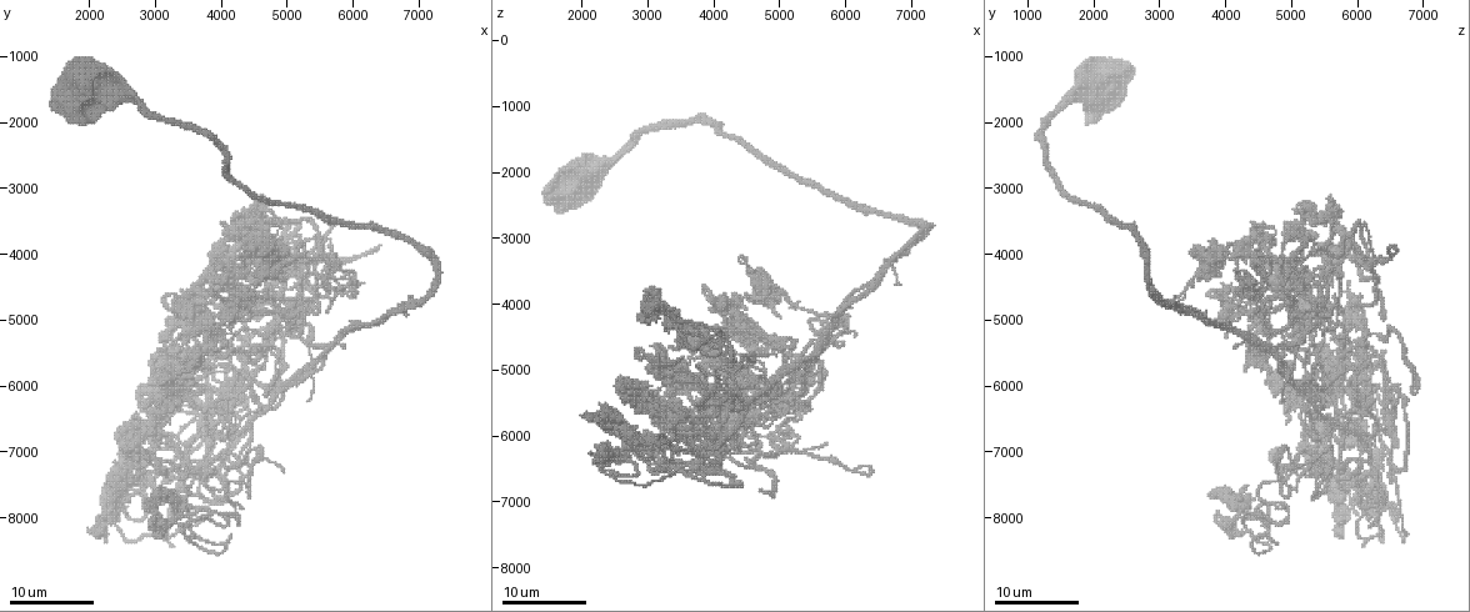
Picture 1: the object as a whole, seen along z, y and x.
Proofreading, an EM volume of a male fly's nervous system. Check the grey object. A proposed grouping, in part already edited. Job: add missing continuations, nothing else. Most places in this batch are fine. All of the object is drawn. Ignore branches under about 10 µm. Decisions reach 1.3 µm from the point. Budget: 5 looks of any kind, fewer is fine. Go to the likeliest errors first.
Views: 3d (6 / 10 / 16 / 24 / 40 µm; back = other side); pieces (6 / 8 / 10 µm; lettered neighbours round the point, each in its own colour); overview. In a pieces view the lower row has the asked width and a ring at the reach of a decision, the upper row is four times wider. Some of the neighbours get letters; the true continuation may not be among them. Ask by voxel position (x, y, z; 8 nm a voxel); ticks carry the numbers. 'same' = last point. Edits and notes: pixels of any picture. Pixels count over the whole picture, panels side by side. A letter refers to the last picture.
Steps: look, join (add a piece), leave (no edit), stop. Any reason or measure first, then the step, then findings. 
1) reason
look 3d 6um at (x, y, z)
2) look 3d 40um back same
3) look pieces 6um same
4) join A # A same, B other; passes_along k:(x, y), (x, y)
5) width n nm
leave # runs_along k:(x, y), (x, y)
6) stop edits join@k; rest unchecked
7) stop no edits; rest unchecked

branch stops here
look 3d 24um at (4400, 4700, 3300)

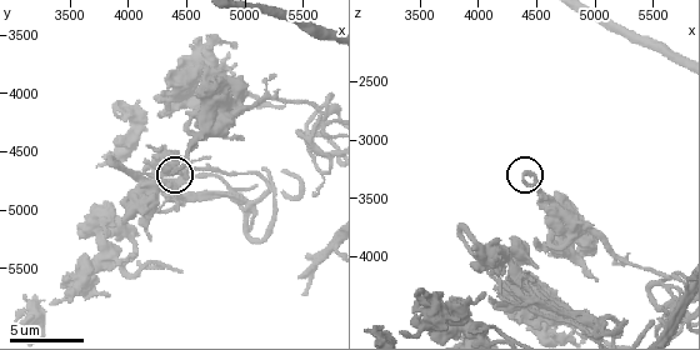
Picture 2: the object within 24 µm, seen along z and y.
look 3d 10um at (4420, 4700, 3300)

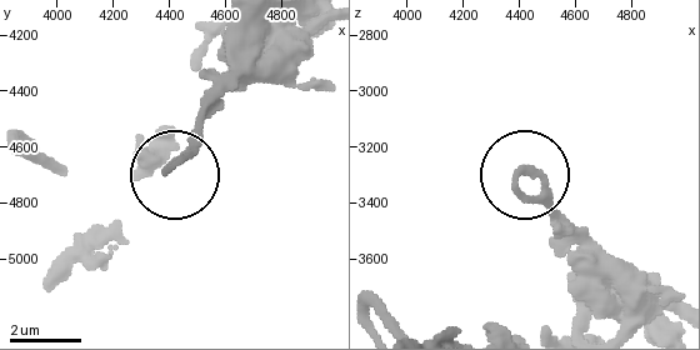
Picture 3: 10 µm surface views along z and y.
look pieces 8um at (4390, 4690, 3290)

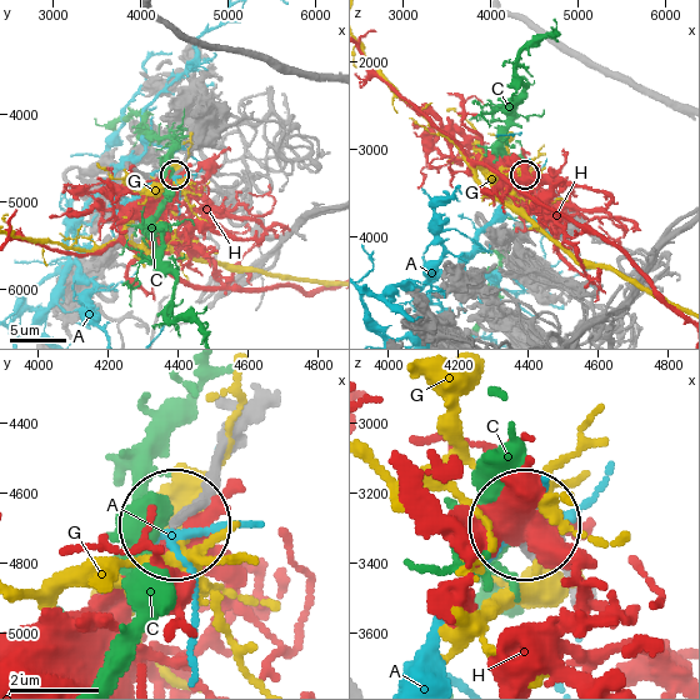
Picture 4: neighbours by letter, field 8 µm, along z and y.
leave # A other, C other, G other, H other; runs_along 4:(259, 415), (174, 523); none of them fits

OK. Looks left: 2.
thick end
look pieces 10um at (3860, 4560, 3780)

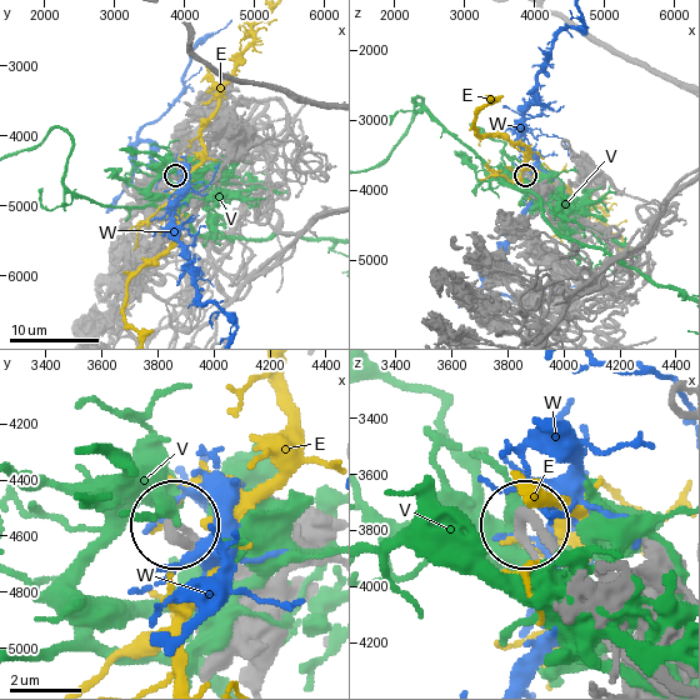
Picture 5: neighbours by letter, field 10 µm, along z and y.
leave # E other, V other, W other; no lettered piece goes on from it

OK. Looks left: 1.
stop no edits; rest unchecked

